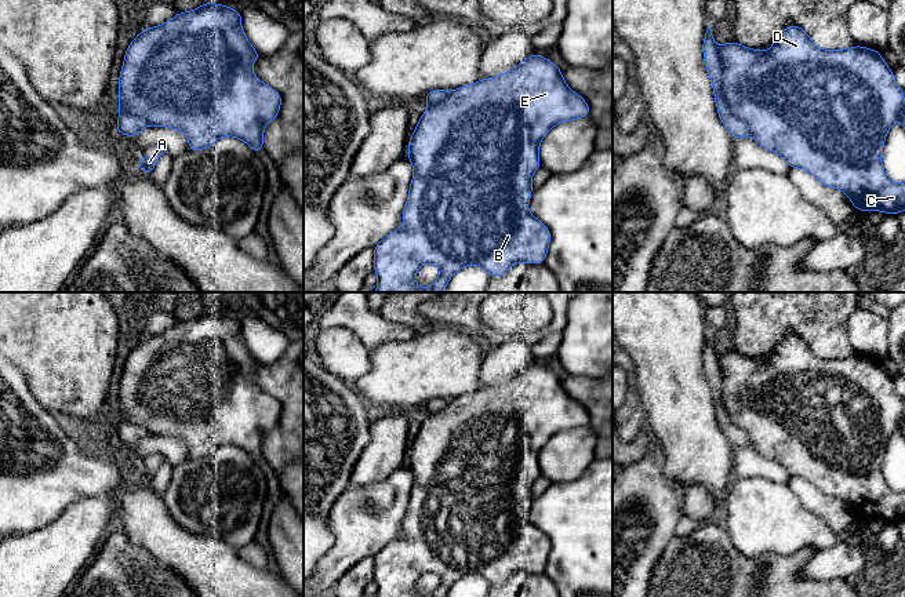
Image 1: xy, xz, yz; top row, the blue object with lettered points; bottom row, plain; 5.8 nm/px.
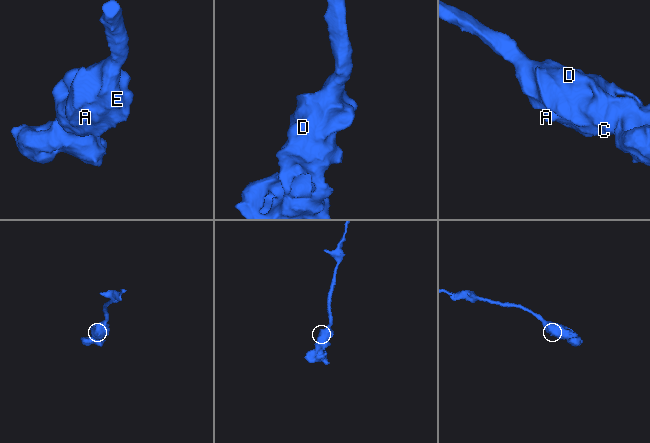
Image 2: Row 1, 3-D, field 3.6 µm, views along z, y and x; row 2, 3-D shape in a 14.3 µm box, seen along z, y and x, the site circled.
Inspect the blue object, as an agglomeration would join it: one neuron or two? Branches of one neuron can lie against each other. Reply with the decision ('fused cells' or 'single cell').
fused cells

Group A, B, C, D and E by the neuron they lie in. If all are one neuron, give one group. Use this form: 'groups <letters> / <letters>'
groups A / B C D E

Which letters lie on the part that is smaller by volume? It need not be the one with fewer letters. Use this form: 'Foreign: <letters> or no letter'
Foreign: A

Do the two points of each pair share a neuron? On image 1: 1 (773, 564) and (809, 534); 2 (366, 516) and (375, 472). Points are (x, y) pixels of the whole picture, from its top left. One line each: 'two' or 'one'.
1: two
2: two

